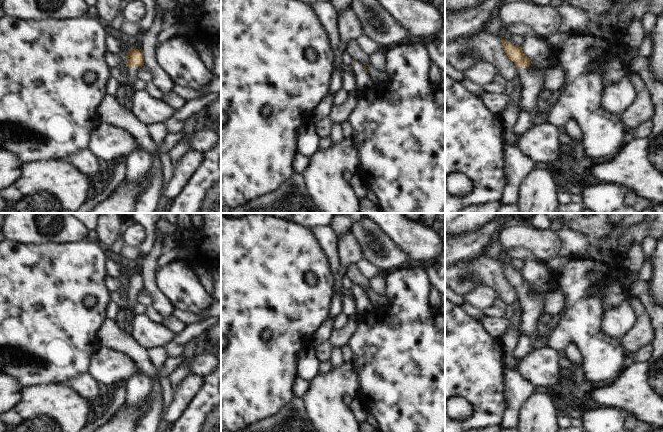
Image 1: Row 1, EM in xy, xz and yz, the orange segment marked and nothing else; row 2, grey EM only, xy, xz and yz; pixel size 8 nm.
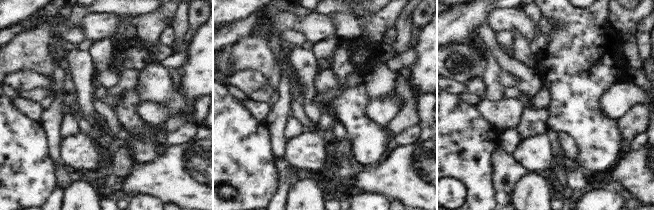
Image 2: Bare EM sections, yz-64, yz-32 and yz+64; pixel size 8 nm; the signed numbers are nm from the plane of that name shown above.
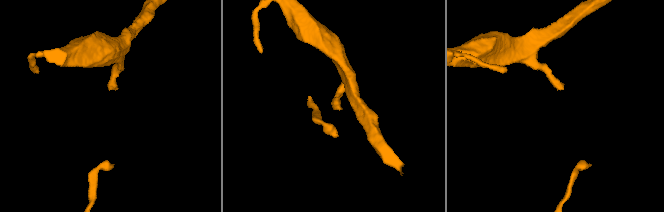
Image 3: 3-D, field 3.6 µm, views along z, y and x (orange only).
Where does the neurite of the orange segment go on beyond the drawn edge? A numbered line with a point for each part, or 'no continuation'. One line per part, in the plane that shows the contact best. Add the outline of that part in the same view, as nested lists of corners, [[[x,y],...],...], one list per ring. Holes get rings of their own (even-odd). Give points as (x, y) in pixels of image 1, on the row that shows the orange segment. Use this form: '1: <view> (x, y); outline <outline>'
1: yz (532, 79); outline [[[530,63],[529,67],[518,67],[522,83],[522,104],[527,112],[535,114],[538,107],[538,97],[544,88],[546,70],[539,70]]]

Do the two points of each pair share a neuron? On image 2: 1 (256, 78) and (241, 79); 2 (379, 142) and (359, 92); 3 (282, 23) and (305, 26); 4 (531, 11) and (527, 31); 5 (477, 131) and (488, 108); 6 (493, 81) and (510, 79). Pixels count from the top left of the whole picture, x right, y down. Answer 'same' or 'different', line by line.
1: same
2: same
3: same
4: different
5: different
6: different

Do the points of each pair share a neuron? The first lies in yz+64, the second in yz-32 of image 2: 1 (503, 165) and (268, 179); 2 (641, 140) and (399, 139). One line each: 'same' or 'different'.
1: different
2: same

